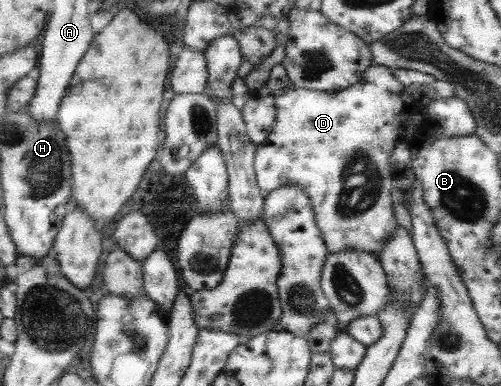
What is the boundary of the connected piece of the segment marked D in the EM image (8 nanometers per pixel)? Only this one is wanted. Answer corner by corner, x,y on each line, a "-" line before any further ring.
372,65
364,71
360,81
350,85
347,89
343,88
341,91
336,92
322,92
303,89
300,87
293,87
290,90
285,90
280,94
276,94
273,99
273,104
276,106
276,121
274,121
274,129
270,131
268,137
261,143
256,144
256,151
254,155
254,171
257,184
259,188
267,193
282,187
284,185
296,184
302,186
306,190
306,194
310,196
312,200
312,209
314,210
314,220
318,224
318,228
322,231
324,242
326,242
326,248
329,252
338,253
346,248
358,248
368,253
374,253
380,257
382,252
382,246
387,241
389,234
398,226
398,221
394,215
394,207
391,199
392,188
394,184
395,176
390,172
390,164
388,161
392,151
396,144
401,141
401,135
404,132
404,125
406,123
406,117
410,114
410,111
414,109
414,99
407,93
404,85
400,83
400,80
394,76
392,69
385,65

